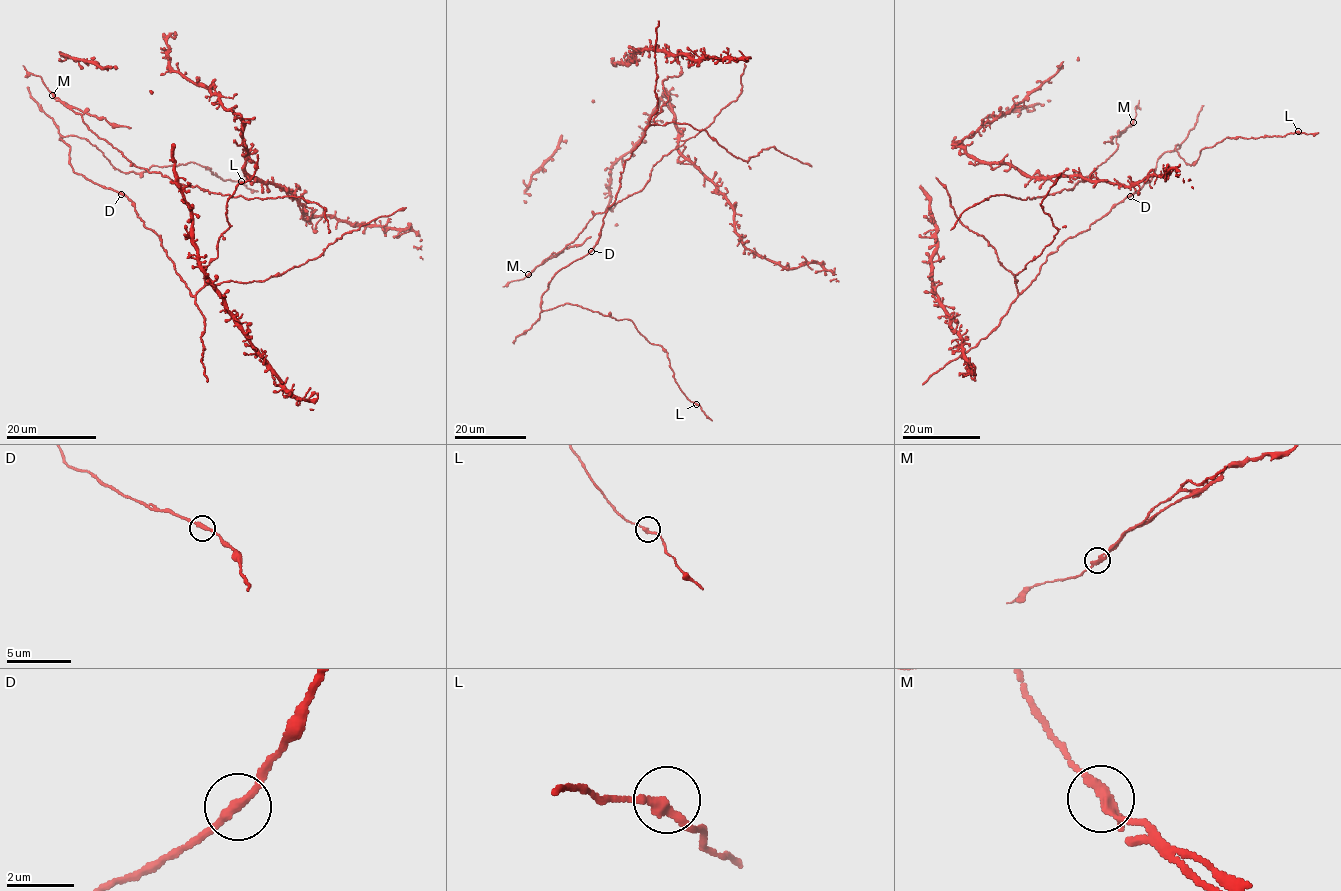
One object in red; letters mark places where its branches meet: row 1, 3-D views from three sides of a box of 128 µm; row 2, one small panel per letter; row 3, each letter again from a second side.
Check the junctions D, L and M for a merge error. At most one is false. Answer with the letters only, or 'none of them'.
M

